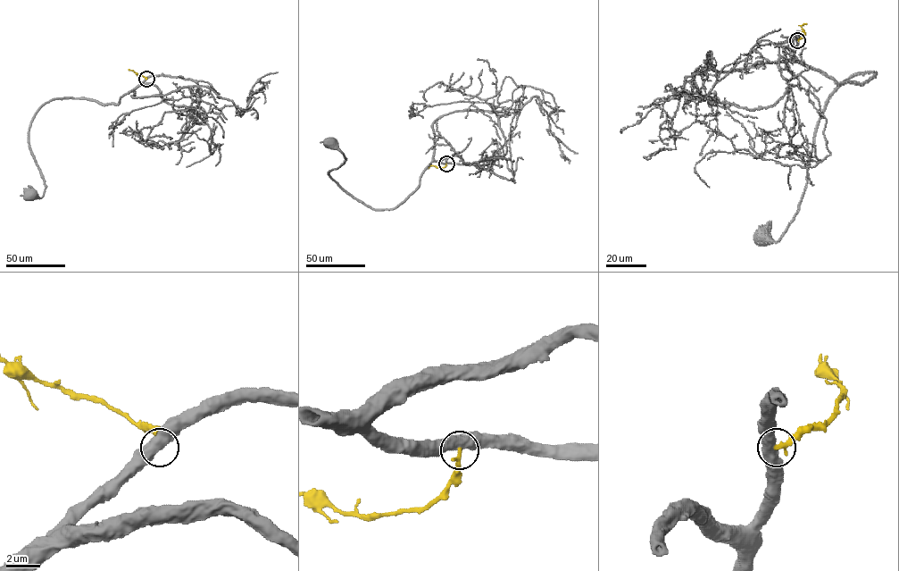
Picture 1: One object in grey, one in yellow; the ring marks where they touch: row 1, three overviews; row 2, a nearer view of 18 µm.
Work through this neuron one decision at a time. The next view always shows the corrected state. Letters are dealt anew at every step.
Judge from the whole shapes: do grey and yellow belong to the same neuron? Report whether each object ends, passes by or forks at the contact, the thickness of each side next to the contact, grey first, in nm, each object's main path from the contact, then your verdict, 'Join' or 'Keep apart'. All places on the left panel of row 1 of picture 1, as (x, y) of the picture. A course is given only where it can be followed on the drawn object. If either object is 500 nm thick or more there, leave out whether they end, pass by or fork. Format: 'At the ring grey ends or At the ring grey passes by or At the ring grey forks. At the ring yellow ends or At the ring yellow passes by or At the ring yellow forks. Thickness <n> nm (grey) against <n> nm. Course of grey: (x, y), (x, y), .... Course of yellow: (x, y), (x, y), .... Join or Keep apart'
Thickness 550 nm (grey) against 280 nm. Course of grey: (146, 79), (118, 104), (59, 98), (37, 111), (29, 126), (29, 145), (45, 186), (41, 197), (27, 197). Course of yellow: (146, 79), (128, 69). Keep apart

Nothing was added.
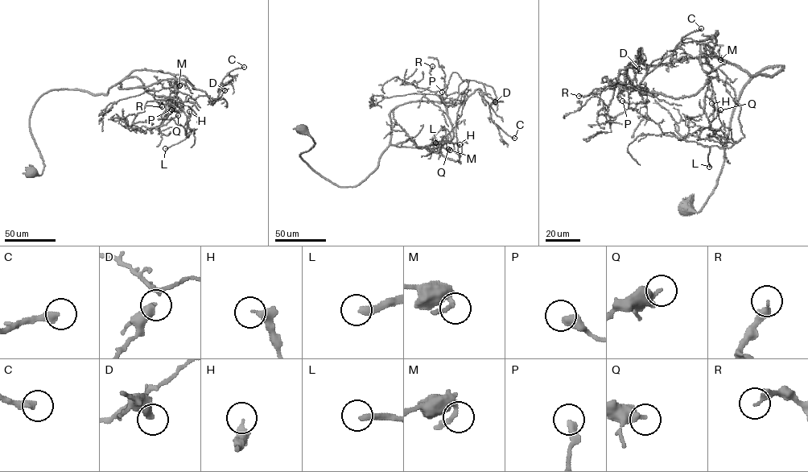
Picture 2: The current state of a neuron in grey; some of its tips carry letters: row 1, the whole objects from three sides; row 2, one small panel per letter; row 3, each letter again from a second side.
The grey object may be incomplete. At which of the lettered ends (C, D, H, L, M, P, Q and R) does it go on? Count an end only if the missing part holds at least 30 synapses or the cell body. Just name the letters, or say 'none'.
L

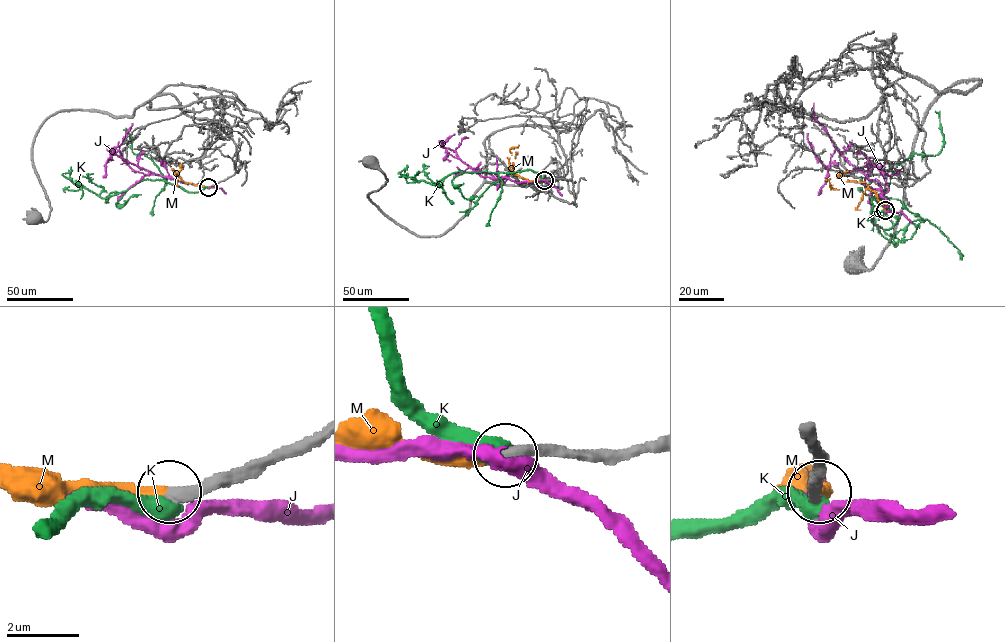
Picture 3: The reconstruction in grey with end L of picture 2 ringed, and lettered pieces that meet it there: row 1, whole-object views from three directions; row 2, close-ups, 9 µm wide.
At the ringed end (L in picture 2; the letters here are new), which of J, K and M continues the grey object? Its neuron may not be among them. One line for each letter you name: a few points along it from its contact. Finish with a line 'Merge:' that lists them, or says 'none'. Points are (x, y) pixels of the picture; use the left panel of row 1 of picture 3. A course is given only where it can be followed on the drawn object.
M: via (208, 187), (185, 182), (173, 169), (174, 174), (183, 169)
Merge: M

